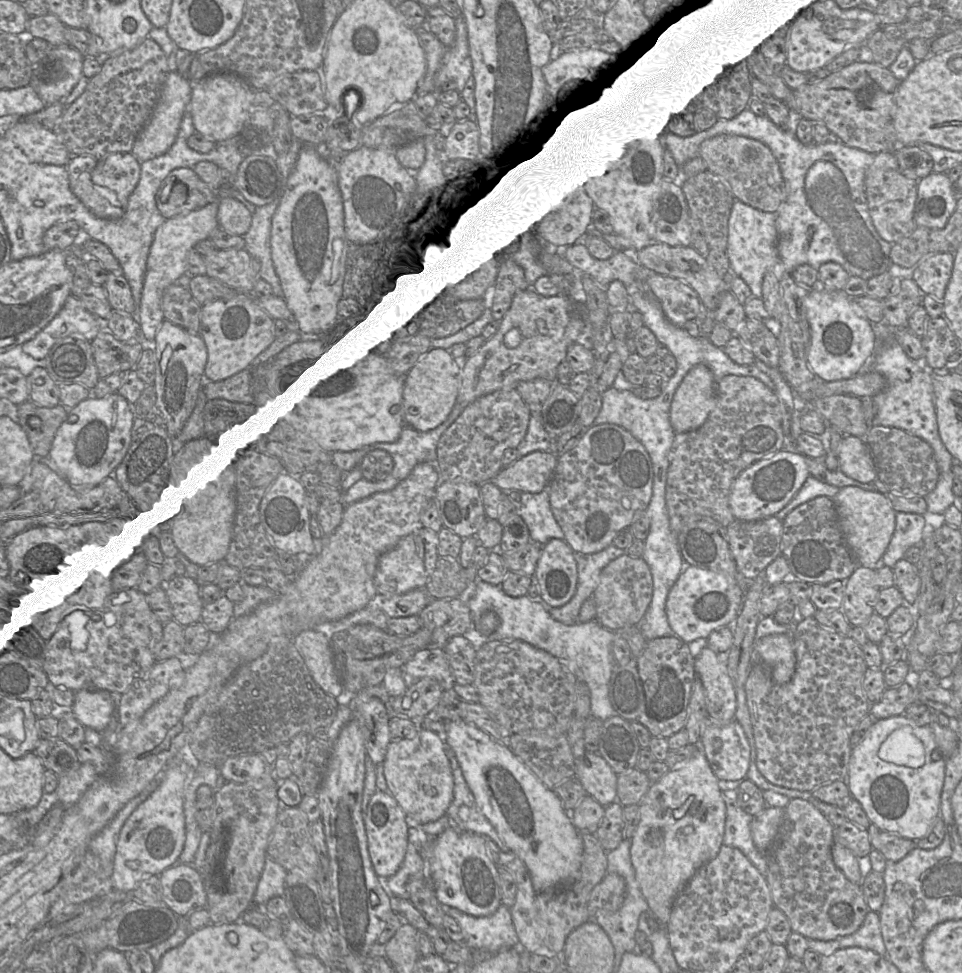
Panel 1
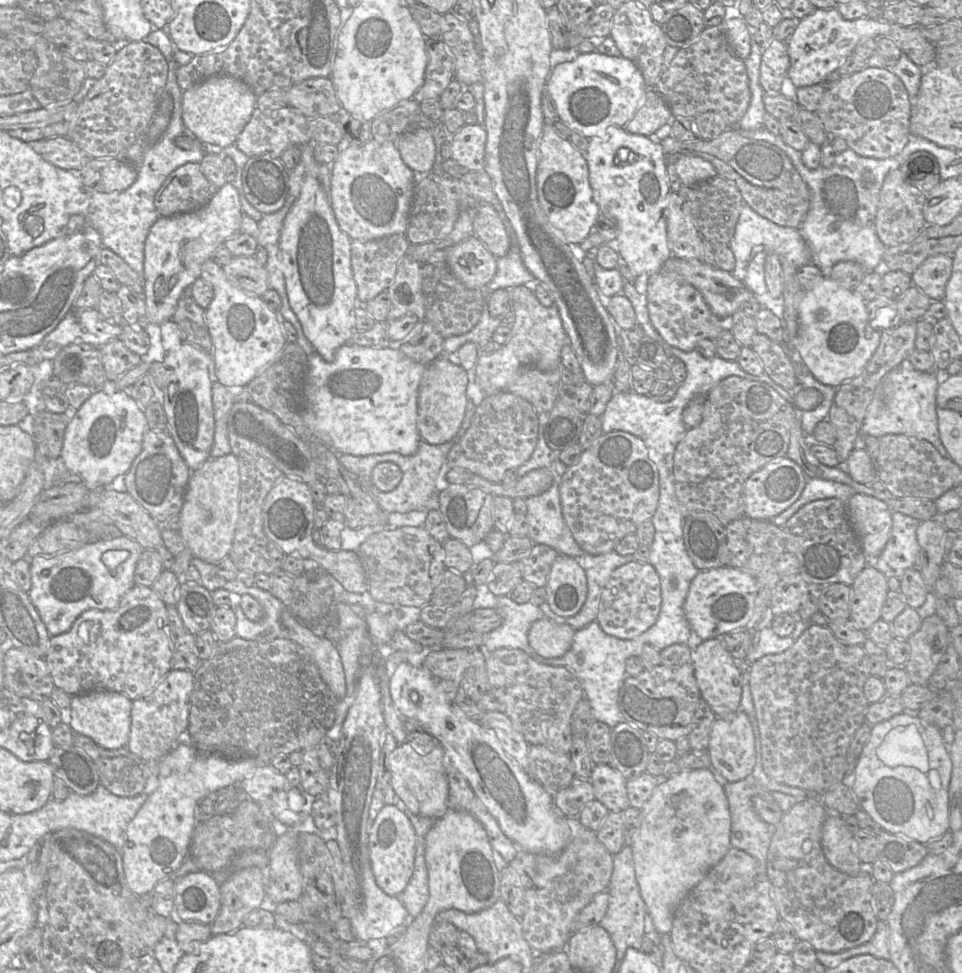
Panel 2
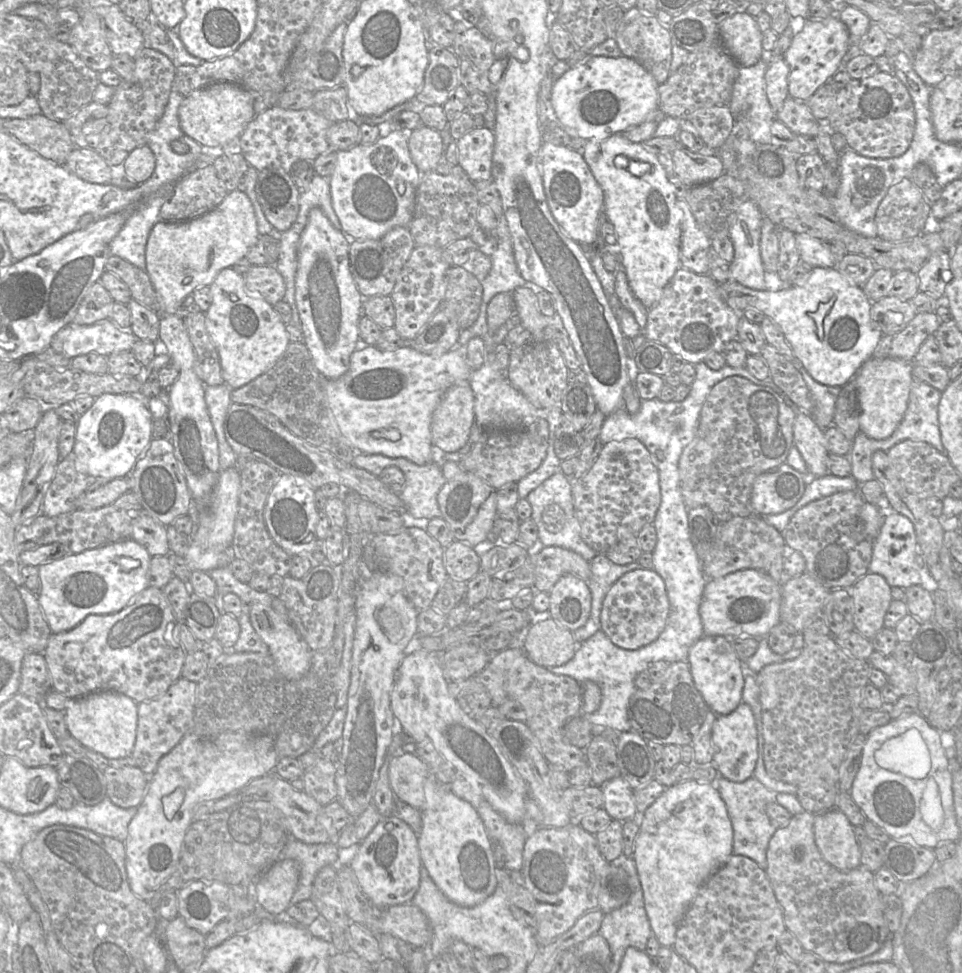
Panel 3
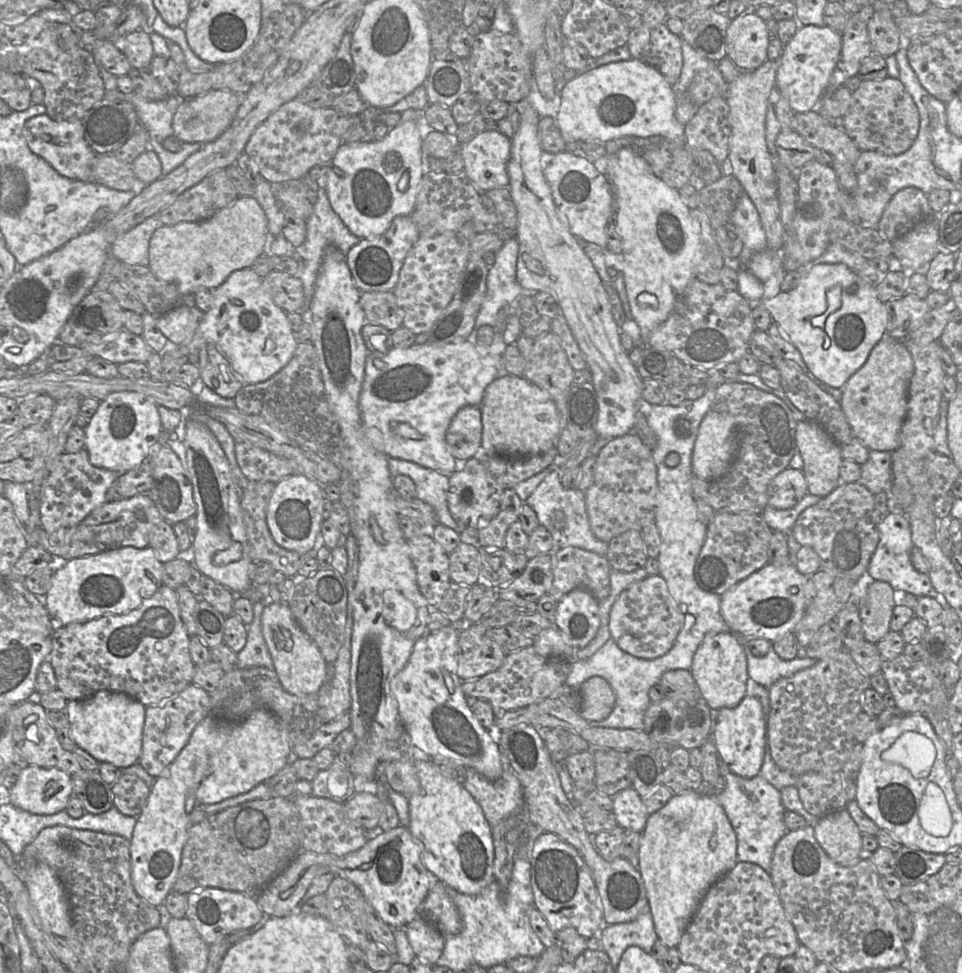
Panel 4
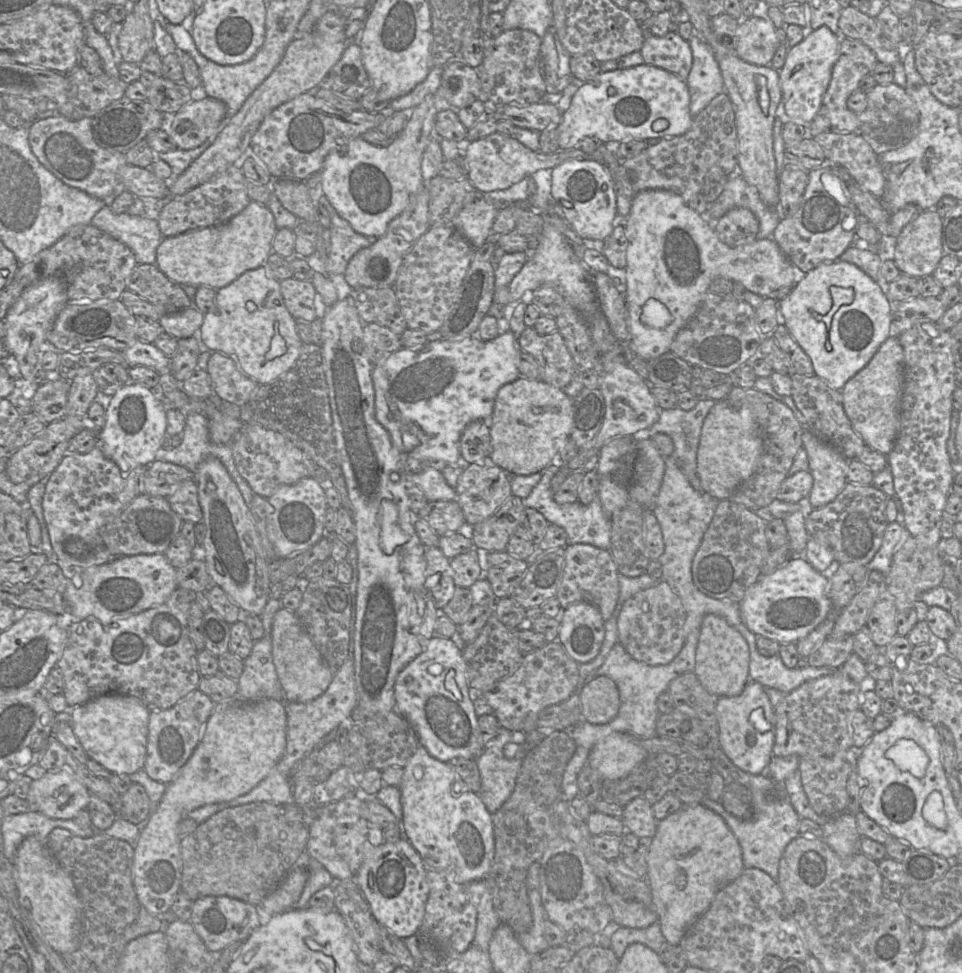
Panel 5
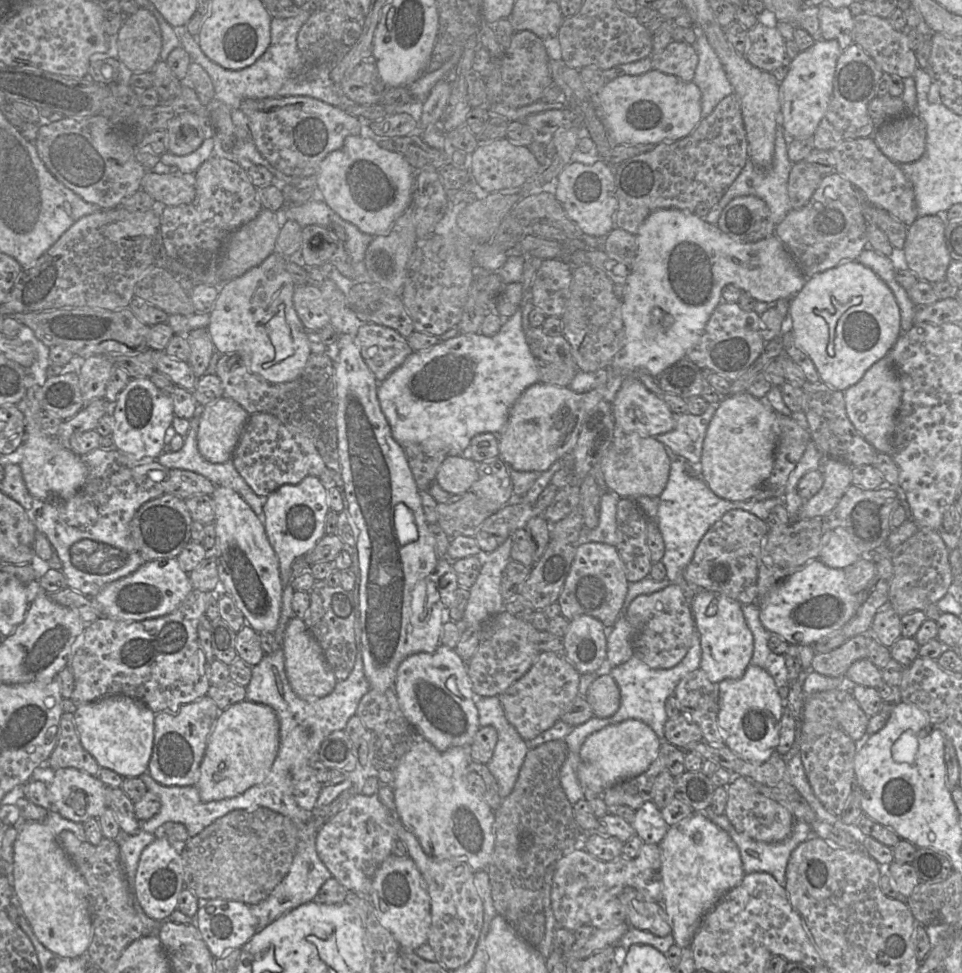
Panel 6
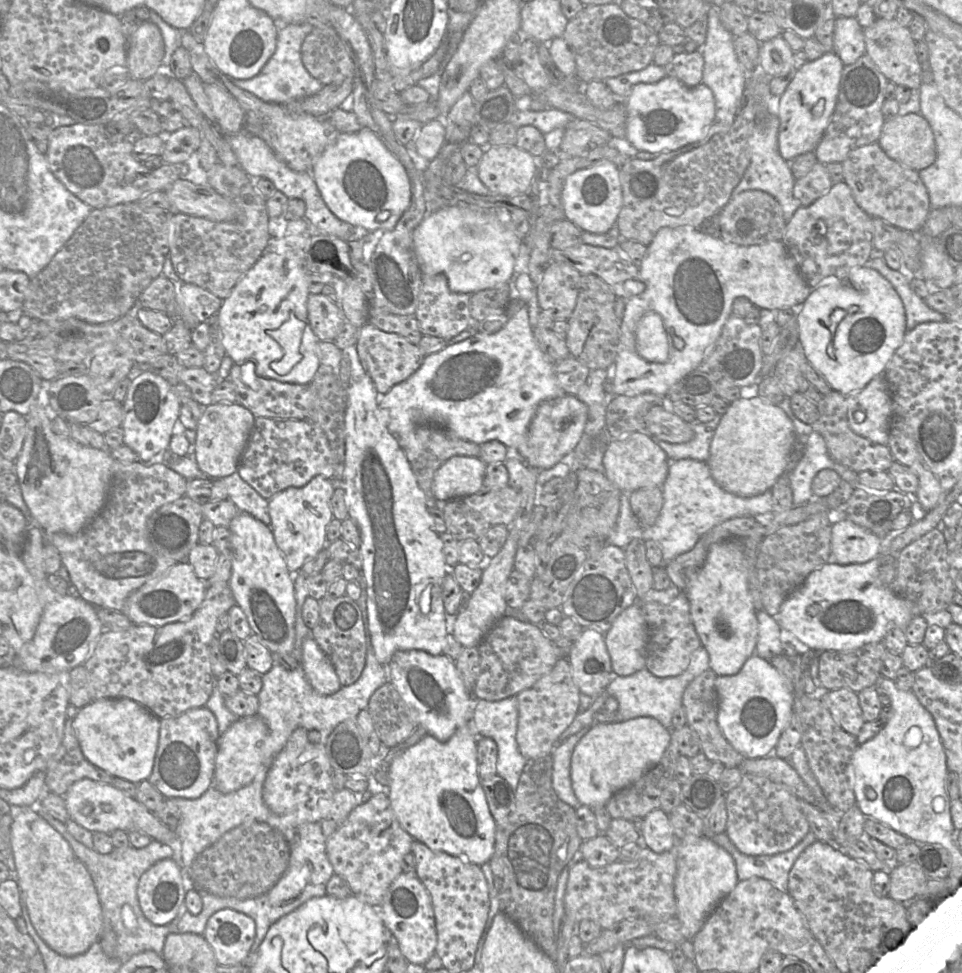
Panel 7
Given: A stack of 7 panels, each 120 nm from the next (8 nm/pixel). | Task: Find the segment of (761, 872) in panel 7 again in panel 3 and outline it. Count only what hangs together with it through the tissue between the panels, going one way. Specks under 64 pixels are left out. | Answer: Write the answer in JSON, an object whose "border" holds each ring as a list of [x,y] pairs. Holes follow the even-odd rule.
{"border":[[[718,772],[712,784],[715,785],[725,802],[732,822],[733,854],[747,856],[754,860],[761,869],[766,870],[768,845],[777,830],[766,813],[766,805],[770,802],[776,802],[777,792],[765,787],[754,776],[742,782],[733,782],[721,776]]]}

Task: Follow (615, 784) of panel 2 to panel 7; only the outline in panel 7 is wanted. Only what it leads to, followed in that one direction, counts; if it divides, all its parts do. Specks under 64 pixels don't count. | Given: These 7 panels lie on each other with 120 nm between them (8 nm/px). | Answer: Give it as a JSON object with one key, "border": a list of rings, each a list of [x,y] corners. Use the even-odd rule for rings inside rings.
{"border":[[[655,809],[643,818],[641,838],[645,847],[655,853],[667,852],[678,842],[668,815],[661,809]]]}

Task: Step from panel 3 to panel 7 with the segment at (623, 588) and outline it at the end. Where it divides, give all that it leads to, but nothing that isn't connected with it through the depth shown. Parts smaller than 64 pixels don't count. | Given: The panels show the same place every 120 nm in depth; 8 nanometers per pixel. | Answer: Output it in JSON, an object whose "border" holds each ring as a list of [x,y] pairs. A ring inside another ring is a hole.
{"border":[[[681,591],[669,604],[641,603],[641,611],[647,628],[645,646],[646,668],[657,677],[674,677],[689,666],[693,652],[701,642],[693,626],[687,594]]]}

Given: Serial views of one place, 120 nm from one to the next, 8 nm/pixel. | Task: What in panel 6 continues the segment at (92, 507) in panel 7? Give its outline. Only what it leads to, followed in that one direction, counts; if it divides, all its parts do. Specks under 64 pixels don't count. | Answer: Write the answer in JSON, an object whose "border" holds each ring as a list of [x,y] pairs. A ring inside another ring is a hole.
{"border":[[[29,370],[26,376],[26,387],[24,449],[20,463],[23,480],[34,499],[40,501],[69,499],[84,485],[88,468],[81,456],[63,446],[56,437],[44,435],[38,428],[38,414],[43,410],[41,407],[41,387],[33,380]]]}

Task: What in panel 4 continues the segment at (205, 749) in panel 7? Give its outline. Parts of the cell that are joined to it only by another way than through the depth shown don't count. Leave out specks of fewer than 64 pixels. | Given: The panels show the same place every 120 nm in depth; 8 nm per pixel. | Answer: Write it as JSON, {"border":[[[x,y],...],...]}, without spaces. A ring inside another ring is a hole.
{"border":[[[191,683],[174,697],[158,705],[146,706],[139,763],[155,779],[167,770],[188,742],[194,728],[211,714],[208,692]]]}

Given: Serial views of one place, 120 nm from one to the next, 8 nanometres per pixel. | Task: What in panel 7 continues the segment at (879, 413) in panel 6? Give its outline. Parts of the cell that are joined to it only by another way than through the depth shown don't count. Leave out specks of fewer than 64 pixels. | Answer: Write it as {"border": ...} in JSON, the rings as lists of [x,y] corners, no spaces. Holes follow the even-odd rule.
{"border":[[[884,373],[875,376],[863,389],[846,396],[846,405],[853,432],[874,443],[888,444],[892,398]]]}

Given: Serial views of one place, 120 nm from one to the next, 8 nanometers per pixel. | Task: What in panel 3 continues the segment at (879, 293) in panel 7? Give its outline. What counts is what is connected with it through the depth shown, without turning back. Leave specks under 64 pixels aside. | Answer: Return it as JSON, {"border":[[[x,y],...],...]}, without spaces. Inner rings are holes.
{"border":[[[813,267],[800,284],[785,286],[779,291],[758,291],[730,279],[719,284],[719,292],[735,312],[754,308],[771,318],[783,332],[795,357],[801,361],[813,379],[823,385],[842,387],[855,377],[862,364],[872,357],[882,336],[880,329],[871,322],[872,301],[867,298],[862,287],[855,285],[834,267]]]}

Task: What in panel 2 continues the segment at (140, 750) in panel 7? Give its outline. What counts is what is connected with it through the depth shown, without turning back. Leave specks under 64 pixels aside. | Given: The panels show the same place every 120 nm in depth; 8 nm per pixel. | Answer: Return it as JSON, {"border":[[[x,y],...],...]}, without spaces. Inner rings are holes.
{"border":[[[92,690],[72,696],[69,727],[74,733],[91,738],[104,749],[126,747],[131,727],[132,701],[125,695],[108,690]]]}

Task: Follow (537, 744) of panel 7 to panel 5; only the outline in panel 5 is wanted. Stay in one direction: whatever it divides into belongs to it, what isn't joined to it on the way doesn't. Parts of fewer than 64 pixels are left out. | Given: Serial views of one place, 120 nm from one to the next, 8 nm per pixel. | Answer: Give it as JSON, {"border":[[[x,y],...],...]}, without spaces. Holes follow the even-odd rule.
{"border":[[[559,641],[548,642],[542,648],[524,654],[521,665],[512,675],[497,682],[481,695],[493,709],[501,727],[528,733],[536,729],[536,719],[540,711],[565,701],[579,691],[582,679],[578,667],[579,663],[567,654]]]}

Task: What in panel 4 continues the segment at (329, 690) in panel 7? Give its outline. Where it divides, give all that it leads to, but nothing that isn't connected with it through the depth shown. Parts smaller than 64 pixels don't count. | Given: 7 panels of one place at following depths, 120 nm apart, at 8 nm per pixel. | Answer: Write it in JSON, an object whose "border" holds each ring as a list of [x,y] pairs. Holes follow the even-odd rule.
{"border":[[[272,603],[267,605],[263,610],[261,623],[274,670],[282,687],[294,695],[318,692],[326,680],[327,662],[314,640],[300,628],[288,604]]]}

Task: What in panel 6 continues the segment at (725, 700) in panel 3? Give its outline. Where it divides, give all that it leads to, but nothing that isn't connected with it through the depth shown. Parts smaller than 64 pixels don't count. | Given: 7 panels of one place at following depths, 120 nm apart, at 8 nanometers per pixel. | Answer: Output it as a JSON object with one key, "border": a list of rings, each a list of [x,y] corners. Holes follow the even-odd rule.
{"border":[[[697,590],[690,599],[690,607],[700,636],[700,669],[715,684],[724,679],[741,678],[751,664],[754,650],[753,635],[744,618],[742,604],[718,592]]]}

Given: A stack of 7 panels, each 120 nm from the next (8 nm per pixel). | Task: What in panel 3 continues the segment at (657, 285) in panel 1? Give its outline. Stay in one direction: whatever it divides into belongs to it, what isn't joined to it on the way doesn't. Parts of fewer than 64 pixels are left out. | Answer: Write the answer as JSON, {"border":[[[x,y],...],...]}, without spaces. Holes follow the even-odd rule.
{"border":[[[679,267],[664,287],[659,301],[648,309],[647,340],[667,347],[674,355],[695,365],[713,353],[723,353],[728,343],[737,340],[737,326],[742,312],[735,312],[723,300],[719,283],[710,275],[699,275]]]}

